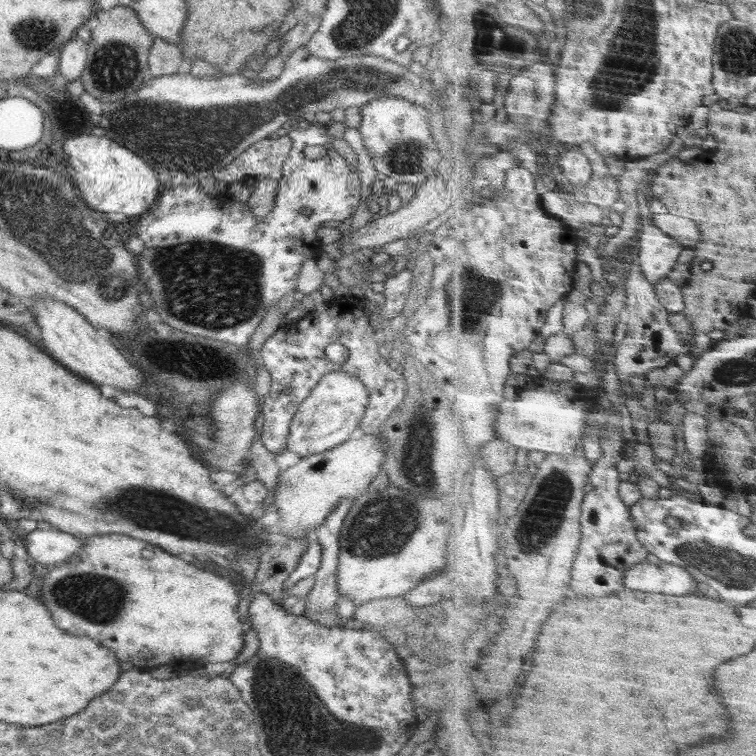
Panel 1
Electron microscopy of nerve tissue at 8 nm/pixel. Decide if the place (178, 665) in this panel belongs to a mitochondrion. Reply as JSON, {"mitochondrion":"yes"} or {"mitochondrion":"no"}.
{"mitochondrion":"no"}

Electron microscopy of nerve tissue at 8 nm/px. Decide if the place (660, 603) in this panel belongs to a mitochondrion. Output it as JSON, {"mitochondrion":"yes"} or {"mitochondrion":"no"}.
{"mitochondrion":"no"}

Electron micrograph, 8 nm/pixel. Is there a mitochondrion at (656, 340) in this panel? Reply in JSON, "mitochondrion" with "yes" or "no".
{"mitochondrion":"no"}

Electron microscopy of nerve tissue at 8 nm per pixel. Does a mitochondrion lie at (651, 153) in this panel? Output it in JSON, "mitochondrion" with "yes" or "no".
{"mitochondrion":"no"}

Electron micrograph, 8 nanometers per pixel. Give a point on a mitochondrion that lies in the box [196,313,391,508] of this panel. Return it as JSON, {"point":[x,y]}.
{"point":[226,441]}

